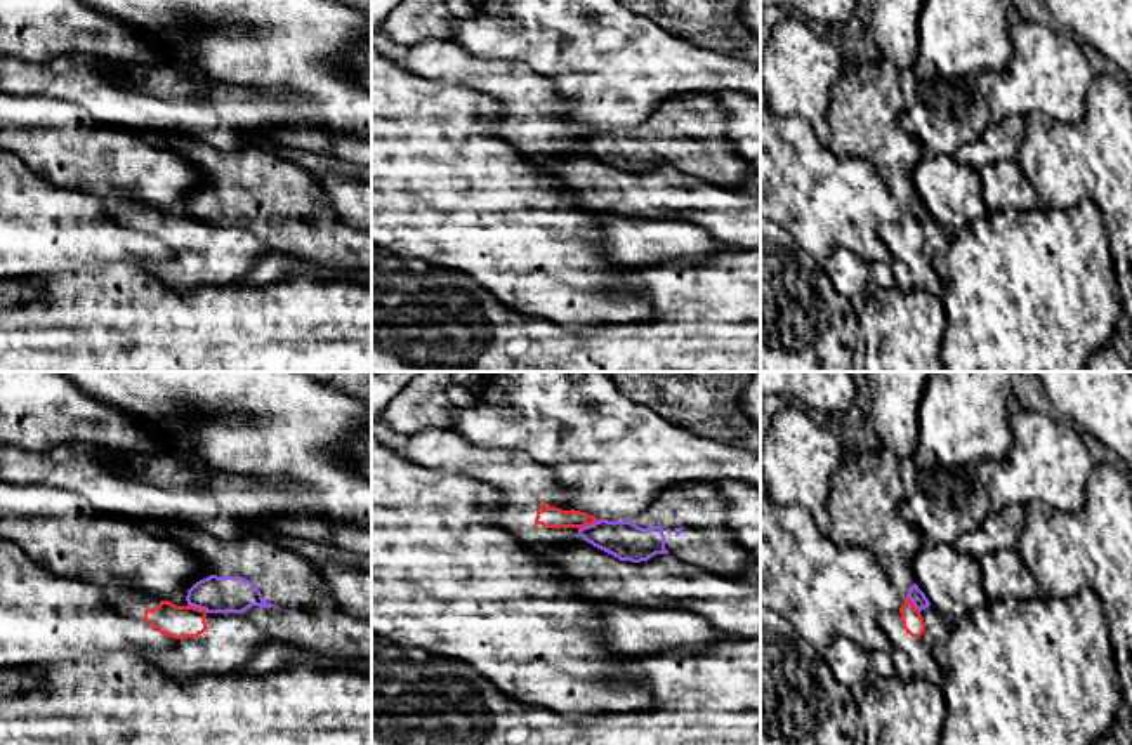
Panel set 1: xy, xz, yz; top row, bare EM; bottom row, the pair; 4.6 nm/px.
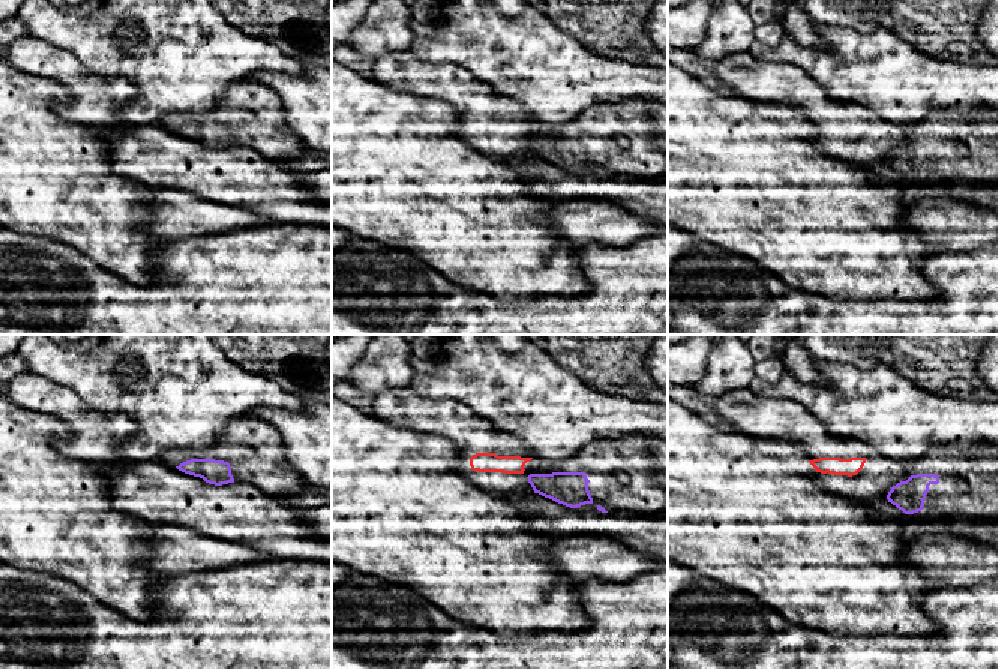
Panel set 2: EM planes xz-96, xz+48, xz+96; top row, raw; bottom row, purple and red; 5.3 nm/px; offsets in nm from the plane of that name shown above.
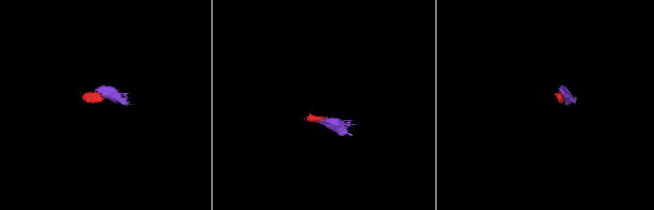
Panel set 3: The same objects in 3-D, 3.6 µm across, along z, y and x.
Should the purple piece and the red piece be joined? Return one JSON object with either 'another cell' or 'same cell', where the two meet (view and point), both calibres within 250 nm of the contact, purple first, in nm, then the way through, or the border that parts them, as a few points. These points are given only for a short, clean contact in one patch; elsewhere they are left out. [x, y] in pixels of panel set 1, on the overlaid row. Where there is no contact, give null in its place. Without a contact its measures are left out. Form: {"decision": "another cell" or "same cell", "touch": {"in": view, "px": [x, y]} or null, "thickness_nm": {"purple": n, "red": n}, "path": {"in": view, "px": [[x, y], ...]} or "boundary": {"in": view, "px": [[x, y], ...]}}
{"decision": "another cell", "touch": {"in": "xz", "px": [589, 525]}, "thickness_nm": {"purple": 180, "red": 100}, "boundary": {"in": "xz", "px": [[599, 520], [579, 528]]}}

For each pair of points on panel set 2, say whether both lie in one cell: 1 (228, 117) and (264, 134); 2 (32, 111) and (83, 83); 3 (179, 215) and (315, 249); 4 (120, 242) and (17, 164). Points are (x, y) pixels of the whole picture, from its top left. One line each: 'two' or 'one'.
1: one
2: two
3: two
4: one

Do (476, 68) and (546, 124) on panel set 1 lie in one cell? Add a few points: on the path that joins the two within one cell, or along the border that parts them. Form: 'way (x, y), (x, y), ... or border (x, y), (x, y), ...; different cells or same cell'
way (493, 77), (500, 79), (528, 106); same cell

